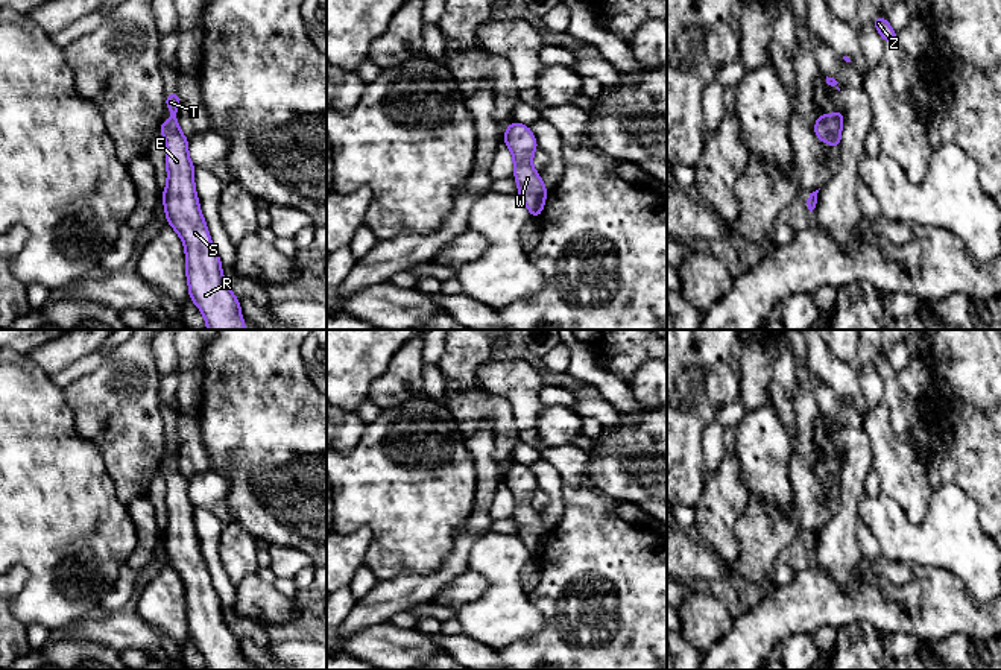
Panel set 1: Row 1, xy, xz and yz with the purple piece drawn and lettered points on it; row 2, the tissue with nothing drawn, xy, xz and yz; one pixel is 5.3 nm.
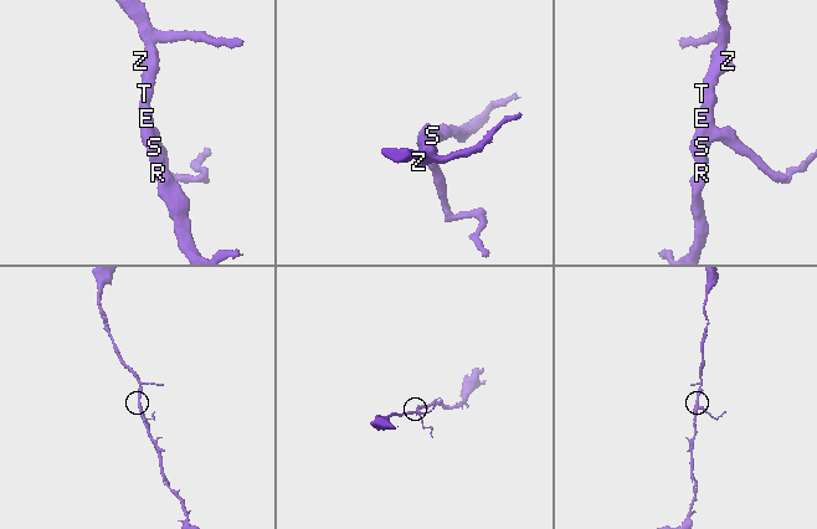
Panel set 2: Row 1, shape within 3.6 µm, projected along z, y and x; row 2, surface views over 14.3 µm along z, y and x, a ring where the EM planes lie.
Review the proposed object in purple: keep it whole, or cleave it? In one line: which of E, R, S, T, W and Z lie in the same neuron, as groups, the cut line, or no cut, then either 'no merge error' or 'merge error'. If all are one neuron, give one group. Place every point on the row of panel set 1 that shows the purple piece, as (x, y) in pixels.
E R S T W Z; no cut; no merge error

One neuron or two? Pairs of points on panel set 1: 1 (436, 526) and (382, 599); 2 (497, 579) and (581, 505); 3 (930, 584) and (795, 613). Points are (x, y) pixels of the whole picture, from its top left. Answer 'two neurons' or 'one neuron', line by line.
1: two neurons
2: two neurons
3: one neuron

